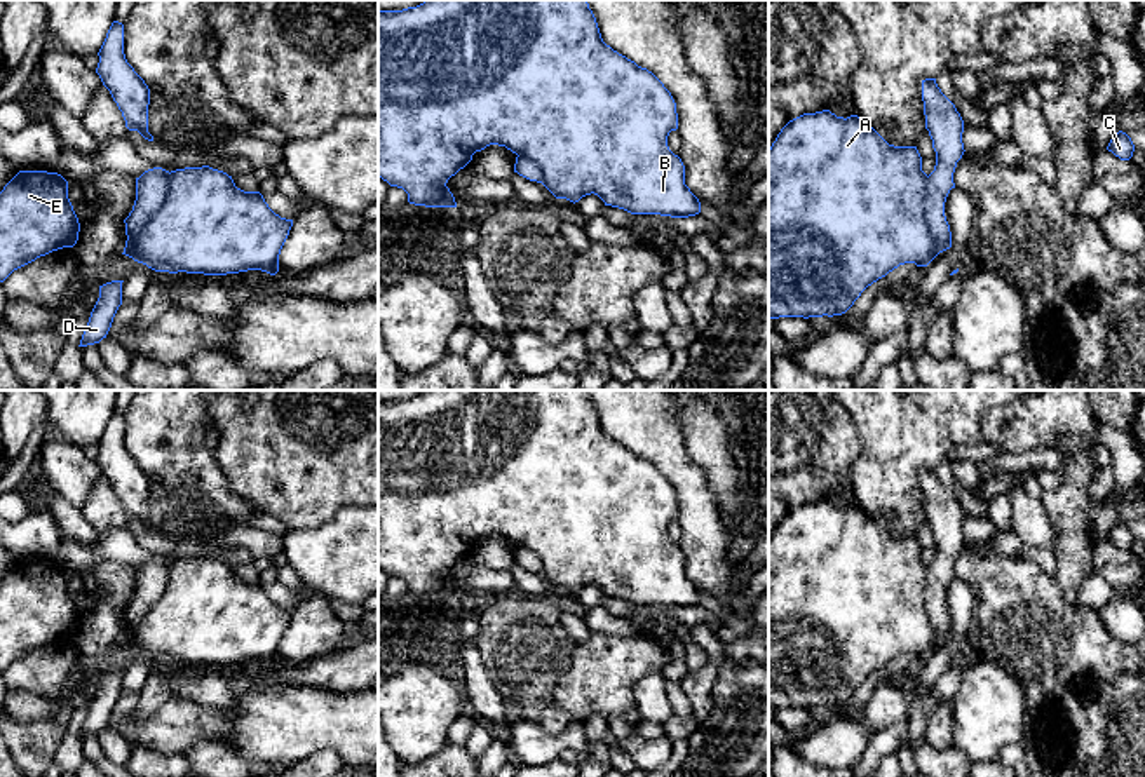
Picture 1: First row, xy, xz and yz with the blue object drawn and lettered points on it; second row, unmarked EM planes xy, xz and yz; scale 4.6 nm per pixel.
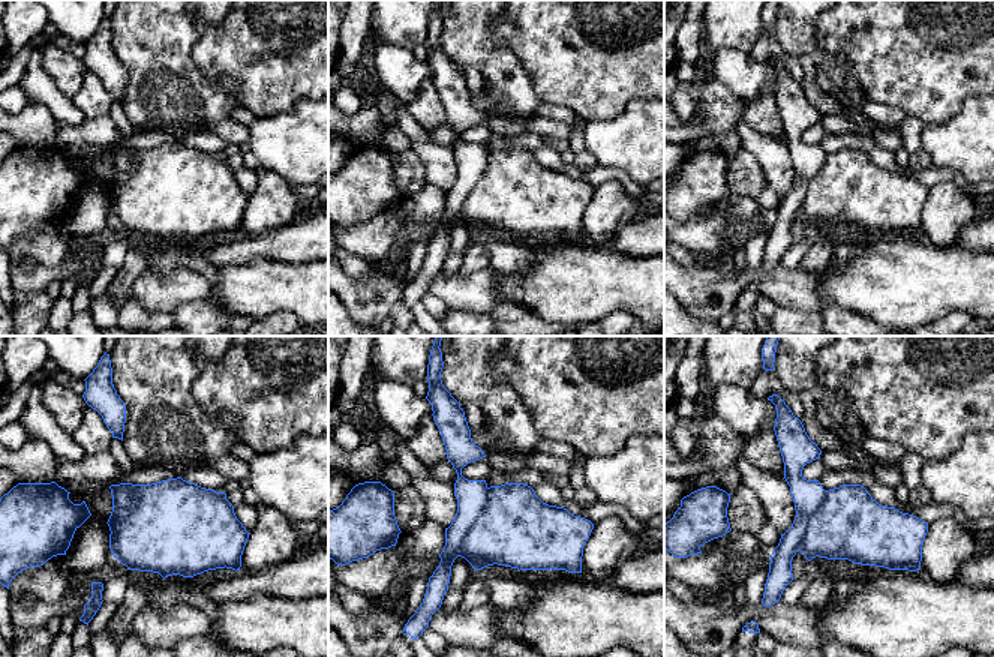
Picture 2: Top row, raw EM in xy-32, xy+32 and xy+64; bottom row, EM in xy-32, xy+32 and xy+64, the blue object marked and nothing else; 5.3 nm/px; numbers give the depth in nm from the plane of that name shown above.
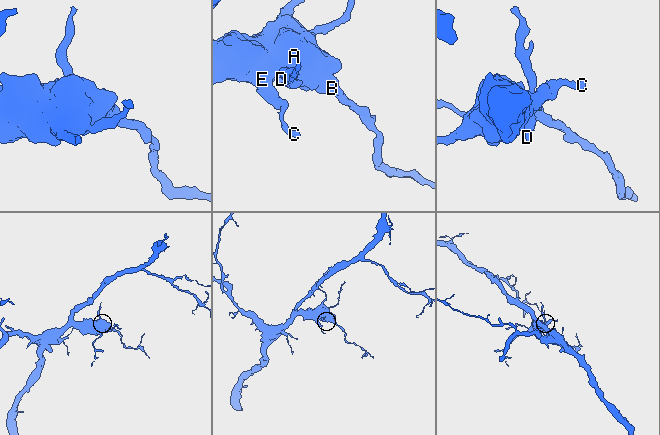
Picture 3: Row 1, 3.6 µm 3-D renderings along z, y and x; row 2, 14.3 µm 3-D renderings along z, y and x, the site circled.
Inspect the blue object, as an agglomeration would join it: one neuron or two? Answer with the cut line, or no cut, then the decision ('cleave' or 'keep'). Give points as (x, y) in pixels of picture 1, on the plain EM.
cut xy (169, 563), (166, 587), (136, 626), (131, 647); cleave

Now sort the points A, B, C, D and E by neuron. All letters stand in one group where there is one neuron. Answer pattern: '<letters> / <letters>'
A B C E / D

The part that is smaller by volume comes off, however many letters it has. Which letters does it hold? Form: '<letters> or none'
D

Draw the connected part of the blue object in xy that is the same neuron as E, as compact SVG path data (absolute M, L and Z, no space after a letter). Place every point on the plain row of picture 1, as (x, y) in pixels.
M19 561L0 582L0 672L14 660L78 631L80 613L58 563Z

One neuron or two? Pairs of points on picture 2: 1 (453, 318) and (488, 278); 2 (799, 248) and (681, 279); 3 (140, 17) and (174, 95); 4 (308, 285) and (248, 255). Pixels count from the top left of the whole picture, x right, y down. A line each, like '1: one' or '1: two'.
1: two
2: two
3: one
4: two

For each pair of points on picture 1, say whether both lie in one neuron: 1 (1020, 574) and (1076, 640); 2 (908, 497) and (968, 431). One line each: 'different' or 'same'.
1: same
2: same

